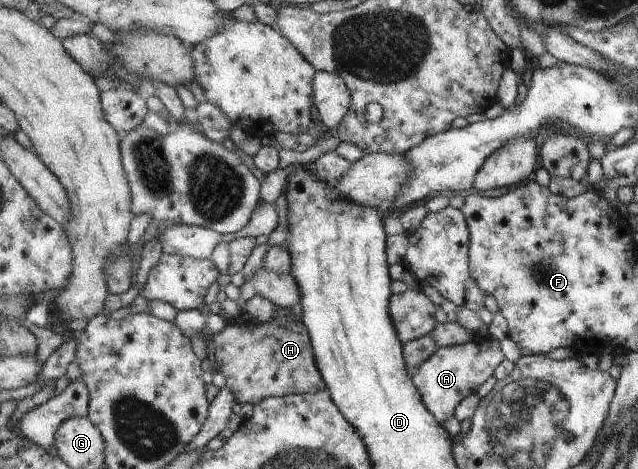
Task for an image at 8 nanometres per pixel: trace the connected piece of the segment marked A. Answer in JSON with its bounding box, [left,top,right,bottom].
[412,336,504,422]

